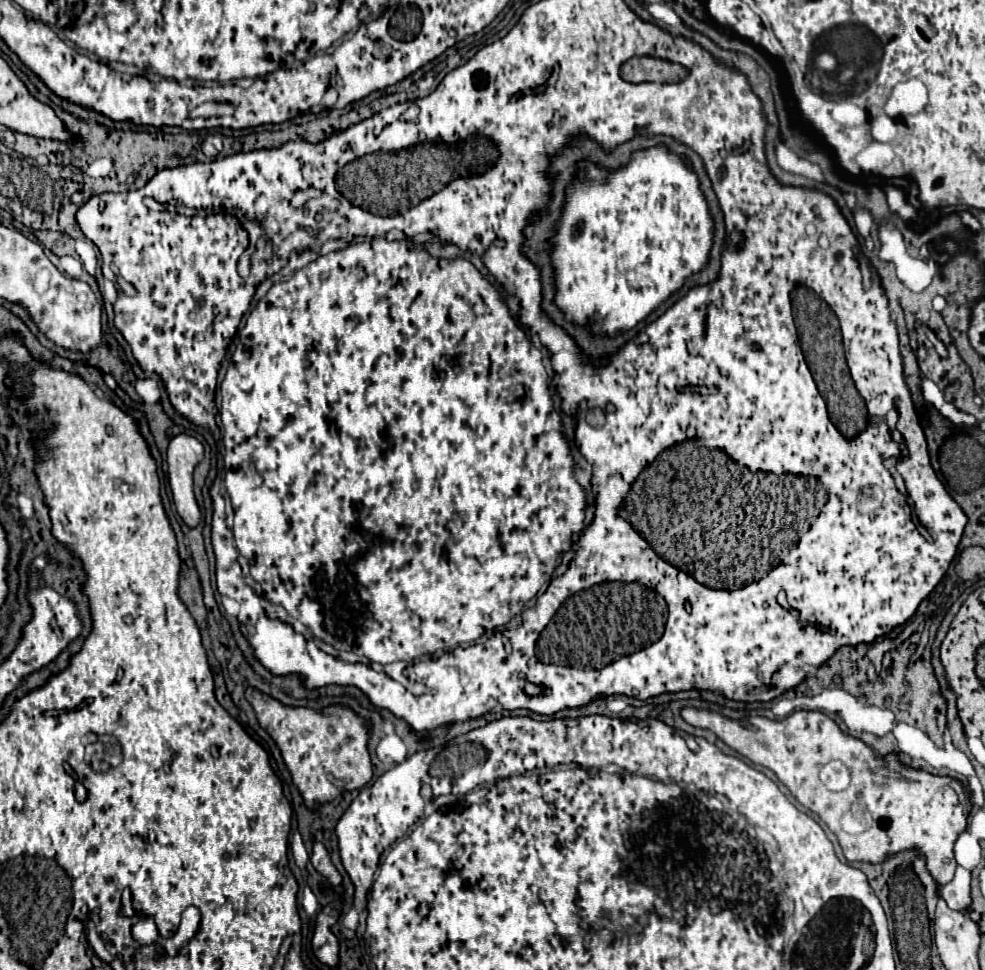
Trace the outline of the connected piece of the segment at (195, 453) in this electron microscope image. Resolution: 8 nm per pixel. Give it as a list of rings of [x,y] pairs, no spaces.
[[[177,435],[169,443],[169,483],[175,499],[175,507],[189,527],[199,523],[199,507],[193,495],[193,469],[203,459],[203,445],[189,435]]]

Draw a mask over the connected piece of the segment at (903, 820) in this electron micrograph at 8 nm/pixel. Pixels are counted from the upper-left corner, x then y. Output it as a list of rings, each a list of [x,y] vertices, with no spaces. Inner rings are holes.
[[[683,709],[681,717],[695,727],[711,729],[739,755],[775,771],[779,781],[789,787],[793,797],[809,811],[817,813],[821,821],[837,835],[847,861],[883,863],[895,853],[917,849],[919,855],[925,857],[927,871],[939,887],[943,887],[955,875],[957,861],[953,857],[953,845],[967,829],[967,817],[957,793],[949,787],[949,777],[935,777],[925,771],[903,767],[895,755],[889,755],[887,759],[875,757],[875,753],[863,741],[843,735],[837,723],[833,723],[821,711],[795,711],[783,721],[749,717],[751,729],[739,721],[731,721],[711,711]],[[829,759],[841,759],[851,769],[853,783],[847,791],[833,793],[821,783],[819,769]],[[853,803],[865,805],[873,815],[873,821],[869,821],[869,829],[853,831],[856,835],[849,835],[841,831],[839,819],[851,809]]]

